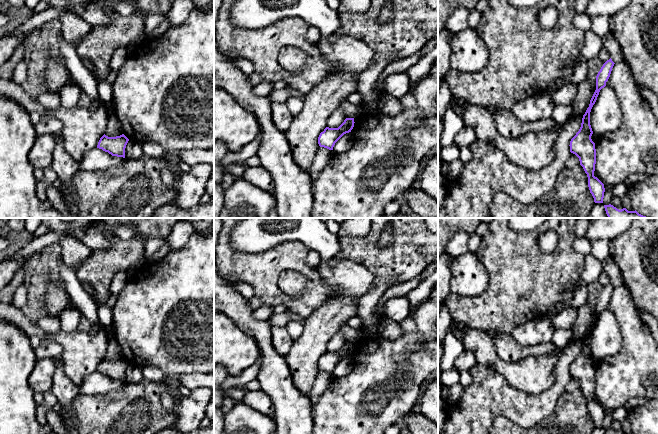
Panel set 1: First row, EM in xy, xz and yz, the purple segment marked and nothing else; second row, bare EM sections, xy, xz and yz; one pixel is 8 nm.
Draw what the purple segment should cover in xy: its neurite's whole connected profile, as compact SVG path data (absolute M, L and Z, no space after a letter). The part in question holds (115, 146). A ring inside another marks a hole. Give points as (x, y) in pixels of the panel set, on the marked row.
M105 134L100 138L97 148L108 152L112 156L125 158L125 148L129 139L124 135L108 137Z

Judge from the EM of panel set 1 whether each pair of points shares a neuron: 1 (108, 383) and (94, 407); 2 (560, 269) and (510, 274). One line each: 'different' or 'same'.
1: different
2: same

